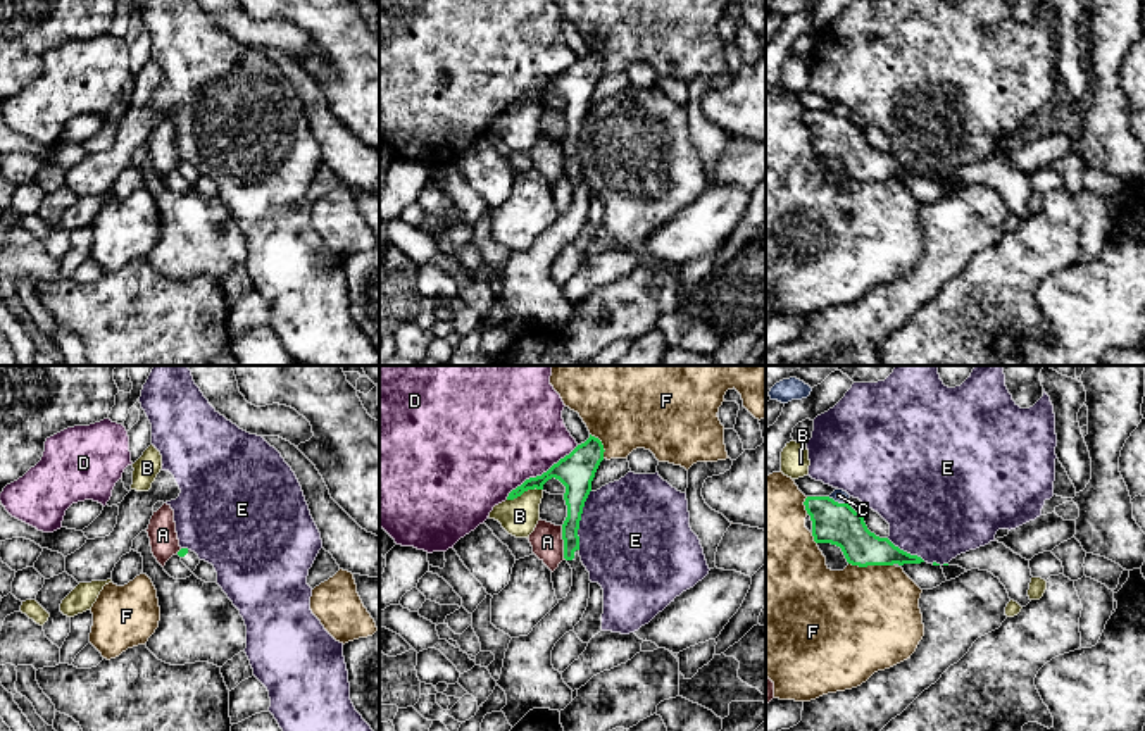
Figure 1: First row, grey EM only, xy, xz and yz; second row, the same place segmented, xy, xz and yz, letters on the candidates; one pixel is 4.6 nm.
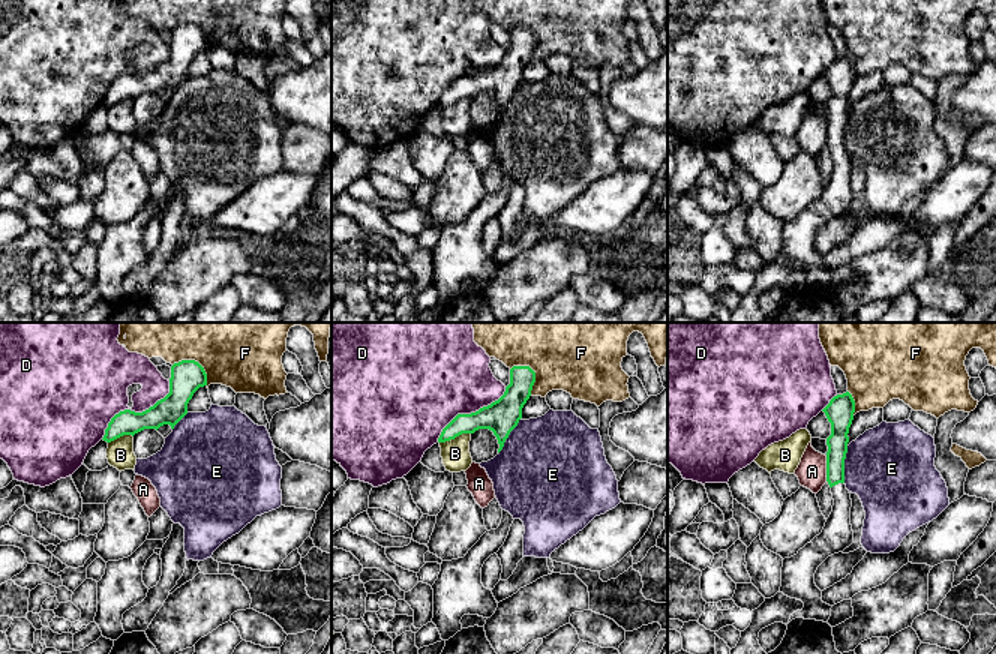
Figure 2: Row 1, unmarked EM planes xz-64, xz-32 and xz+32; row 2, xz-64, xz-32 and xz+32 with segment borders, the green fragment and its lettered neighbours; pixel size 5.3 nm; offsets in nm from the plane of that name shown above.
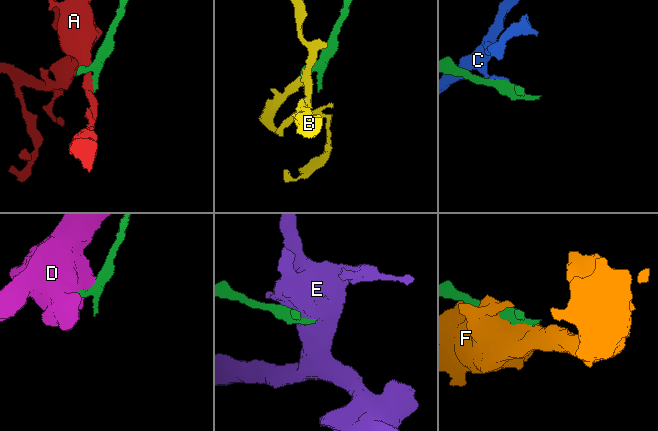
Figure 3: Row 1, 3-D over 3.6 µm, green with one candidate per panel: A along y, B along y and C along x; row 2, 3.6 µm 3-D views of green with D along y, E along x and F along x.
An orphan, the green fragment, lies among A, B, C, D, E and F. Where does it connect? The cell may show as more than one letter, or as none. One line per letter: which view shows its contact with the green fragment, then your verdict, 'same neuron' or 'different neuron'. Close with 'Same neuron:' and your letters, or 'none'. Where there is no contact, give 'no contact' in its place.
A: meets green in xz; different neuron
B: meets green in xz; different neuron
C: meets green in yz; different neuron
D: meets green in xz; different neuron
E: meets green in xz; different neuron
F: meets green in yz; different neuron
Same neuron: none

